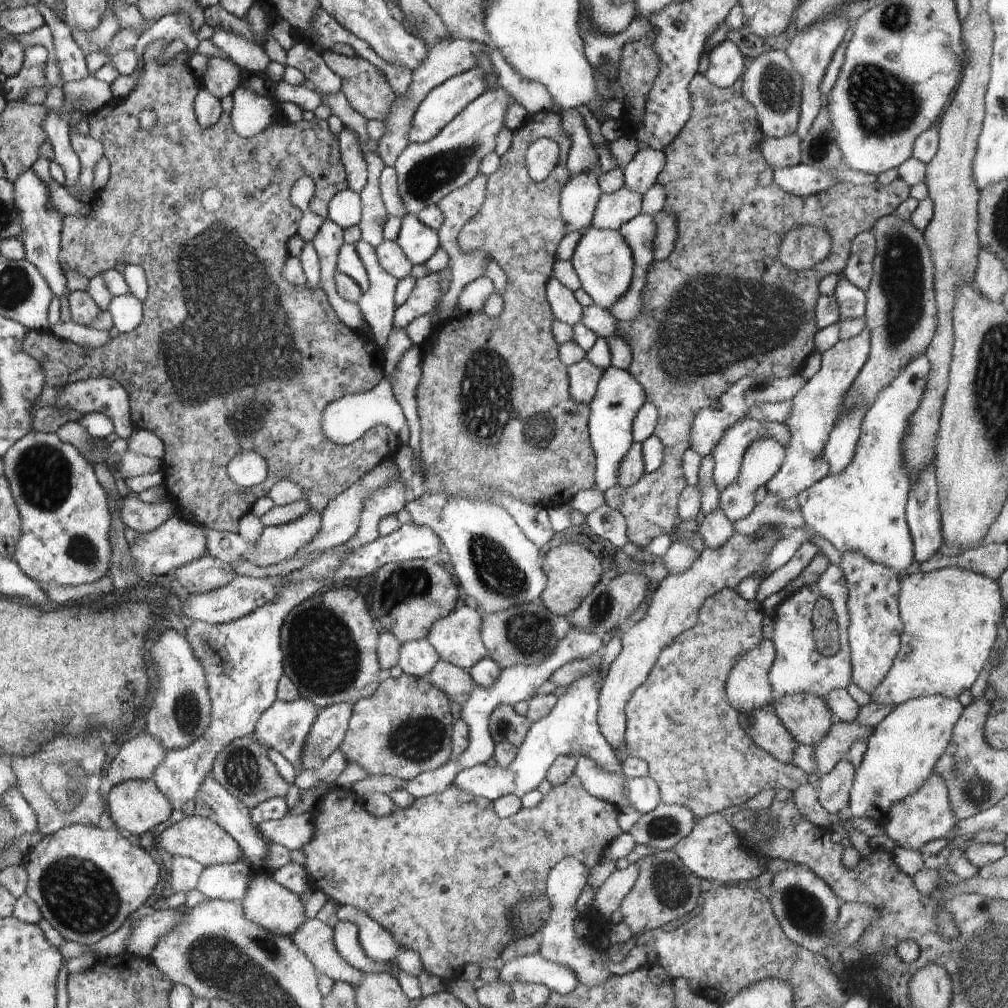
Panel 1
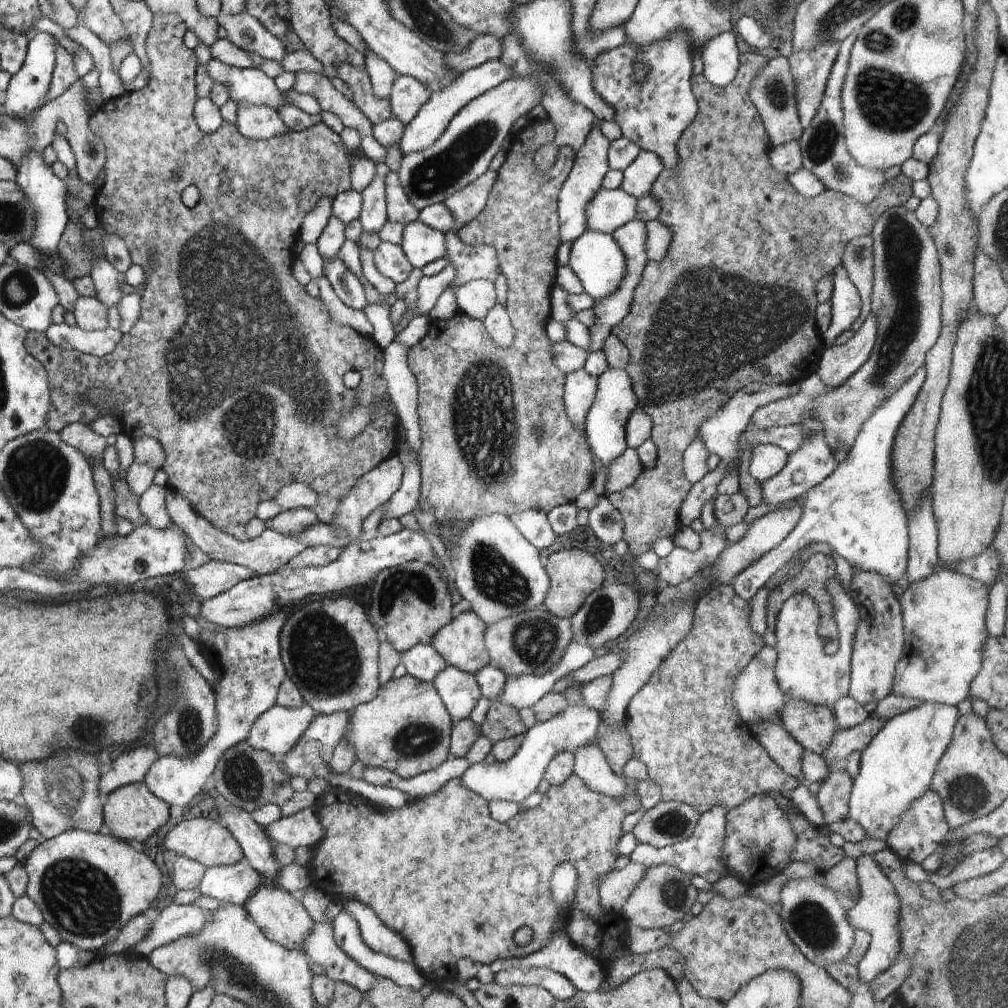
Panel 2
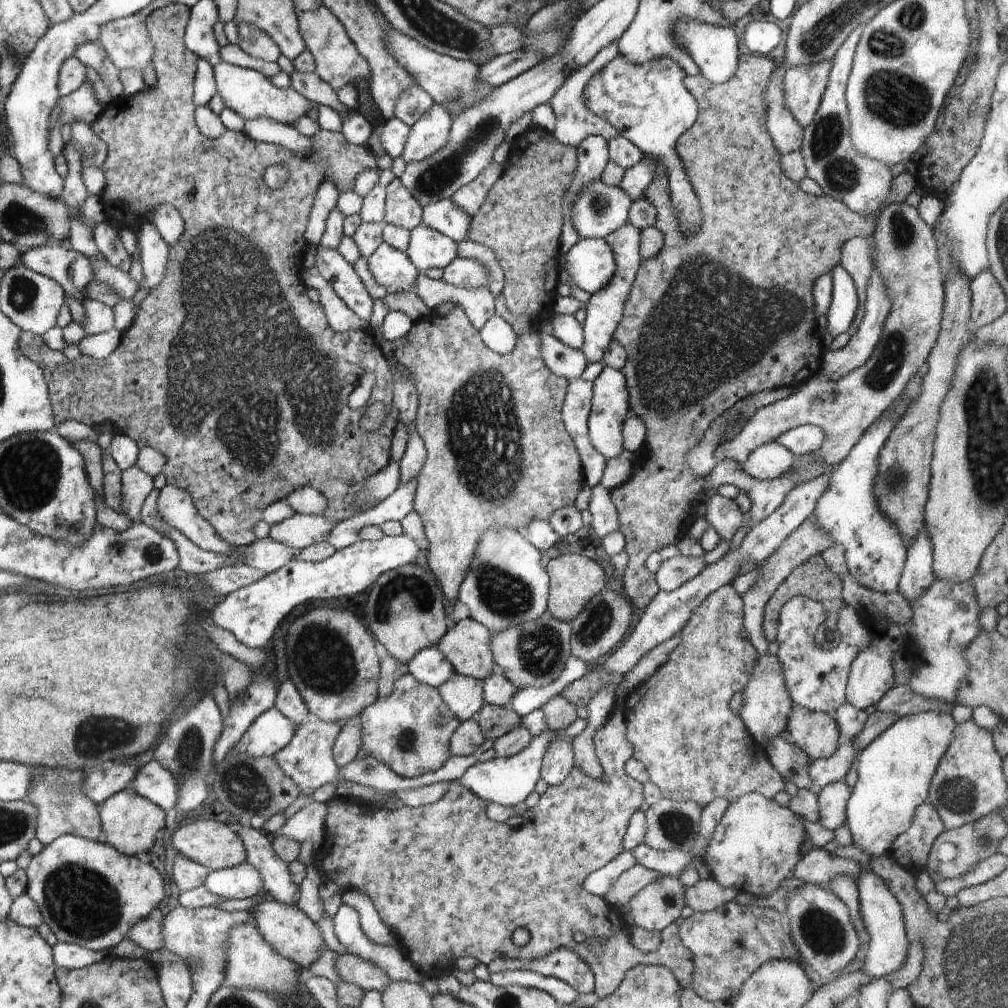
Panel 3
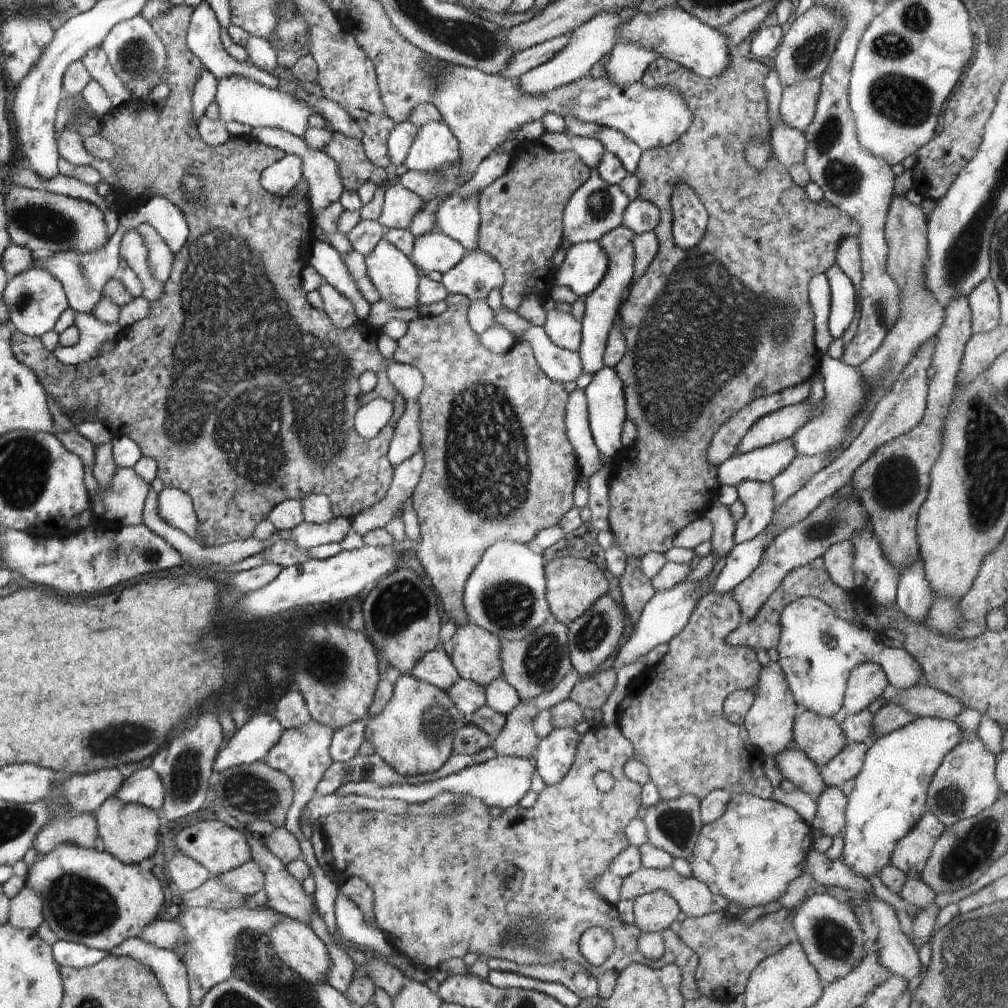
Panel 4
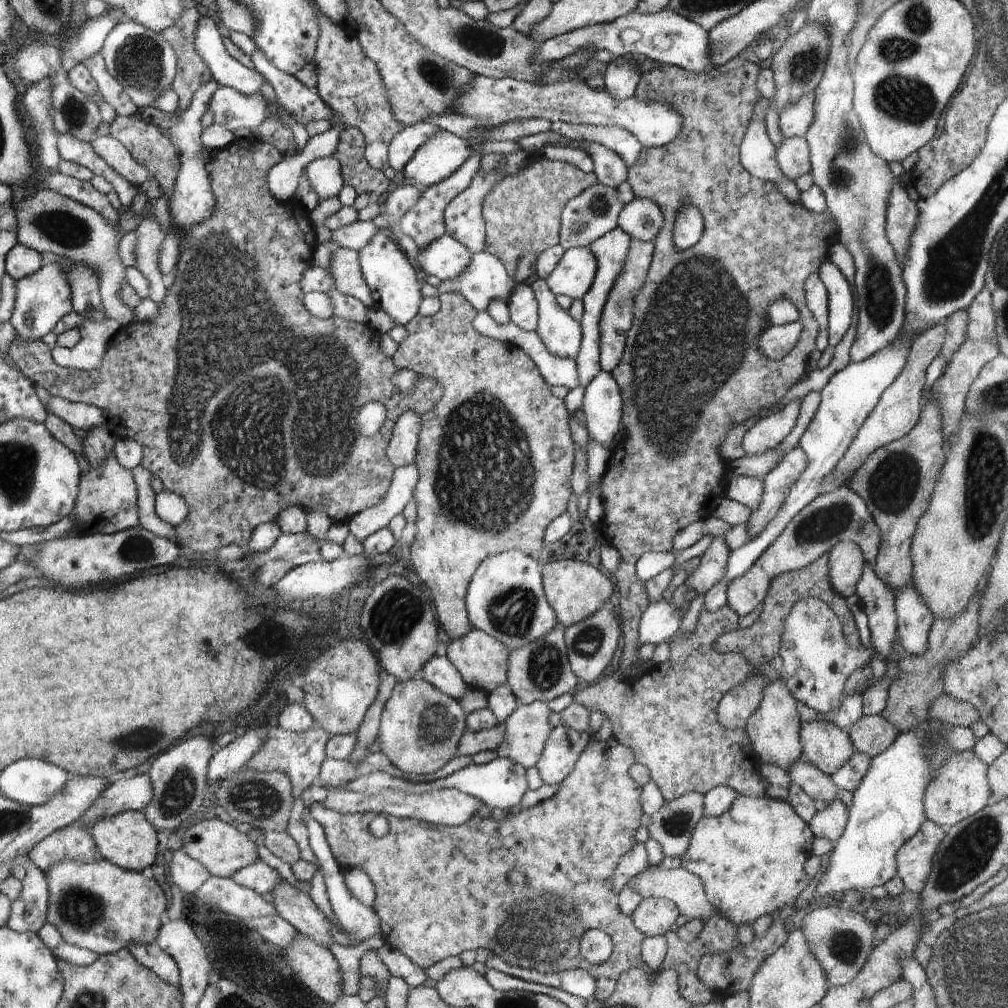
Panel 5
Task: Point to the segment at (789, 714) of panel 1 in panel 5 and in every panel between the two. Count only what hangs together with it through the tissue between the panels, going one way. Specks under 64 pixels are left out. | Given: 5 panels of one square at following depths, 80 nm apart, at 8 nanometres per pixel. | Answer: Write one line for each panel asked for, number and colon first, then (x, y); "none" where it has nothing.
2: (812, 726)
3: (816, 733)
4: (821, 738)
5: (827, 747)

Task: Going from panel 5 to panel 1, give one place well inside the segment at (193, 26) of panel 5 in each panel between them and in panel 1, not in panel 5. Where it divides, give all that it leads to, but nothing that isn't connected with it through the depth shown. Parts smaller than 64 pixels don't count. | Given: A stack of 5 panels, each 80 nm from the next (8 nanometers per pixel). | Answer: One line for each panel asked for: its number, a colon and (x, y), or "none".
1: (207, 214)
2: (222, 276)
3: (232, 292)
4: (267, 436)

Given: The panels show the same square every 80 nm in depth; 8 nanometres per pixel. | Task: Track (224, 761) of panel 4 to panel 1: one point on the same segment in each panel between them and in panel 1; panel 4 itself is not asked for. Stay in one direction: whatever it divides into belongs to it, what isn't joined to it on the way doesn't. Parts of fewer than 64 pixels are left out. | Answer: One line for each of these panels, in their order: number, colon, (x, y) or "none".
1: (283, 727)
2: (276, 732)
3: (271, 731)

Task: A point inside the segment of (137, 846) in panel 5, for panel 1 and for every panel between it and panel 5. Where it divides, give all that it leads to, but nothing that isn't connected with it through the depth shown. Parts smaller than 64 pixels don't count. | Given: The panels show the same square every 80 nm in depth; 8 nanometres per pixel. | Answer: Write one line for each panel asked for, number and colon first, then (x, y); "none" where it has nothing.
1: (135, 806)
2: (132, 813)
3: (131, 823)
4: (129, 832)

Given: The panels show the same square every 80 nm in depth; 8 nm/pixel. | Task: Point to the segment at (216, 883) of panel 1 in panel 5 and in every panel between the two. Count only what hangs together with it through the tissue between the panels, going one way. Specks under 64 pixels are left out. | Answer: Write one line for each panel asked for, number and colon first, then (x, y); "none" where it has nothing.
2: (237, 883)
3: (242, 881)
4: (248, 879)
5: (261, 878)

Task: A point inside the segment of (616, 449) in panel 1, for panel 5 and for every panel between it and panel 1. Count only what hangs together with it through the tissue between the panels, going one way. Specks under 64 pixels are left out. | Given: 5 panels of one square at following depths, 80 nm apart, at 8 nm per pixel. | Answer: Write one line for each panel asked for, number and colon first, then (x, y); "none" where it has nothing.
2: (615, 400)
3: (610, 404)
4: (605, 394)
5: (602, 403)

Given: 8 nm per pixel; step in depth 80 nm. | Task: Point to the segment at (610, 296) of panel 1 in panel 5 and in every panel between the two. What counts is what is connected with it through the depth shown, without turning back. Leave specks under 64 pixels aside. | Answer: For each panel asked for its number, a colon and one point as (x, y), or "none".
2: (598, 263)
3: (590, 263)
4: (584, 264)
5: (572, 277)

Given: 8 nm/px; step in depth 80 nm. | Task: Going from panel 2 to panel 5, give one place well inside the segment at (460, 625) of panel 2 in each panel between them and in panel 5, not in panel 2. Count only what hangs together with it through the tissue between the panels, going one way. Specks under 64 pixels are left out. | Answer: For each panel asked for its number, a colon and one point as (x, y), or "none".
3: (466, 645)
4: (475, 652)
5: (482, 661)

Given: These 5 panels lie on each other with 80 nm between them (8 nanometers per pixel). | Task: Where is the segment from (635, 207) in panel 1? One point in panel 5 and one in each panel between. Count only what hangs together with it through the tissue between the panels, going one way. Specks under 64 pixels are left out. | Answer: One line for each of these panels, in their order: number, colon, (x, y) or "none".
2: (610, 209)
3: (599, 210)
4: (596, 208)
5: (593, 213)

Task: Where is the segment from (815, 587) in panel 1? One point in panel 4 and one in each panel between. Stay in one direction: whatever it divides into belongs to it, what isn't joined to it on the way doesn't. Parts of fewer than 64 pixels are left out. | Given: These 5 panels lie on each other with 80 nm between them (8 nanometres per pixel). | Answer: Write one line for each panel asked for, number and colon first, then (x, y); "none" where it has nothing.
2: (804, 671)
3: (816, 676)
4: (818, 650)

